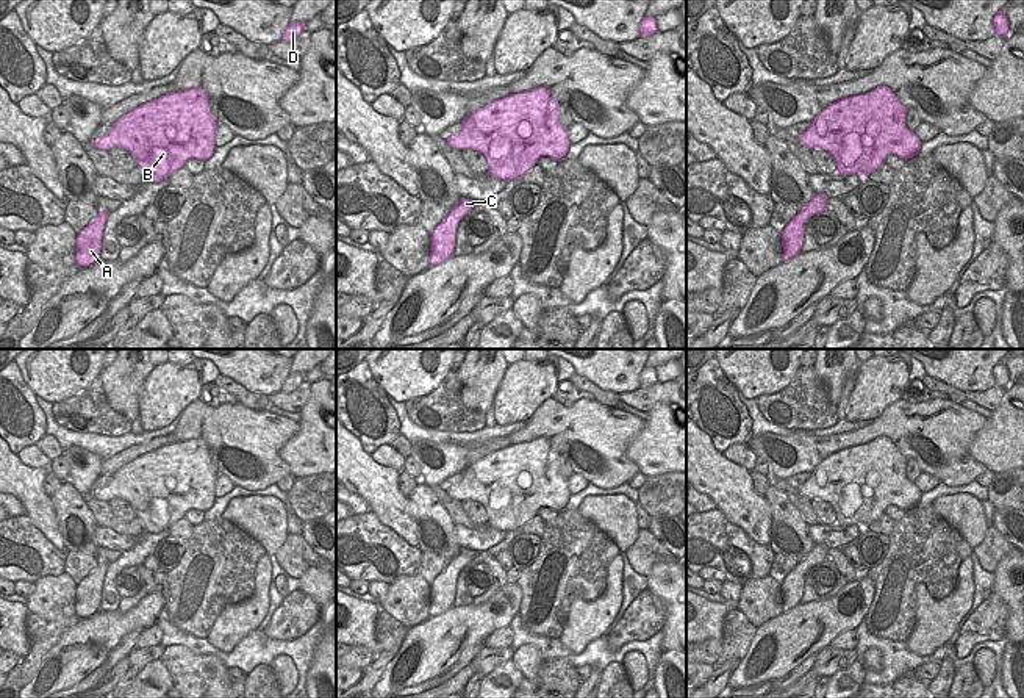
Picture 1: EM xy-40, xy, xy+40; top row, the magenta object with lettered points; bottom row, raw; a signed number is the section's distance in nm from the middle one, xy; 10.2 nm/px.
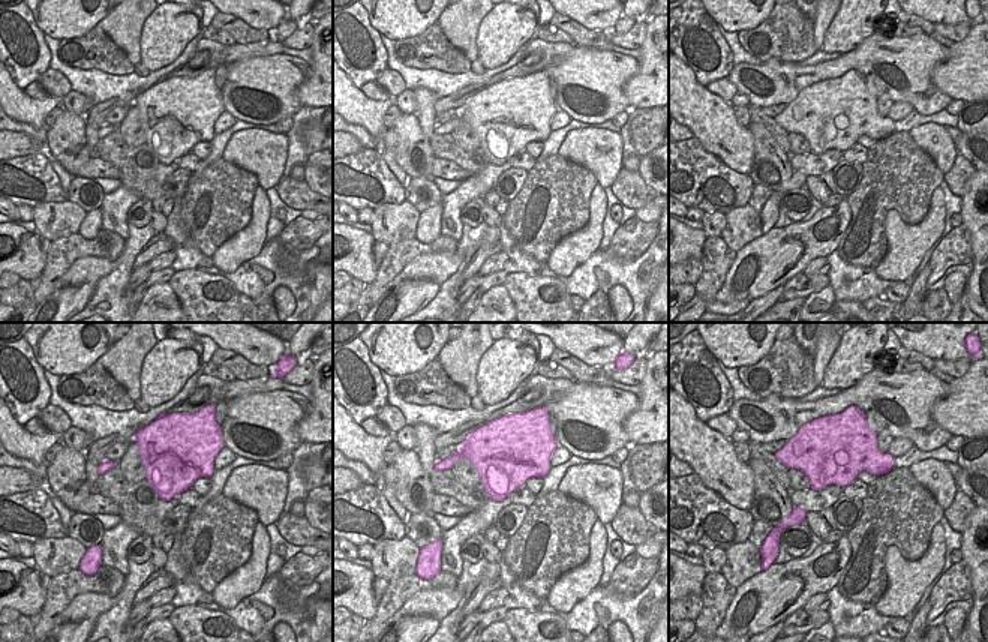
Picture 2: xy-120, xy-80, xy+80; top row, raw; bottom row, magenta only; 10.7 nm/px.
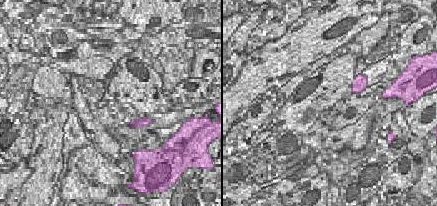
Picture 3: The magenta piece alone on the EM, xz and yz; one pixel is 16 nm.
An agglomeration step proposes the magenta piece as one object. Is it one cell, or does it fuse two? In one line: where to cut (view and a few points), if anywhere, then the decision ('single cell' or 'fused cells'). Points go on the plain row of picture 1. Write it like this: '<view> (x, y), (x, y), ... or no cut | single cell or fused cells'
no cut | single cell

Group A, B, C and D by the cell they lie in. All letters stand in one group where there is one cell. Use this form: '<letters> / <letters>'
A B C D

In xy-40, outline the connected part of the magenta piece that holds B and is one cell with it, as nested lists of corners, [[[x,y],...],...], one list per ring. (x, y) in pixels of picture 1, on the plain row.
[[[191,438],[139,455],[92,496],[128,501],[144,521],[145,532],[159,534],[191,509],[209,510],[216,499],[216,480],[206,441]]]

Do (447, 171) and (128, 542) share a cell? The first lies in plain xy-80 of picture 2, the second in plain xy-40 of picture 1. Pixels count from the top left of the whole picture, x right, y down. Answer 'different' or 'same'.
same

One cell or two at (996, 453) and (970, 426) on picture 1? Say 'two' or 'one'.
two

